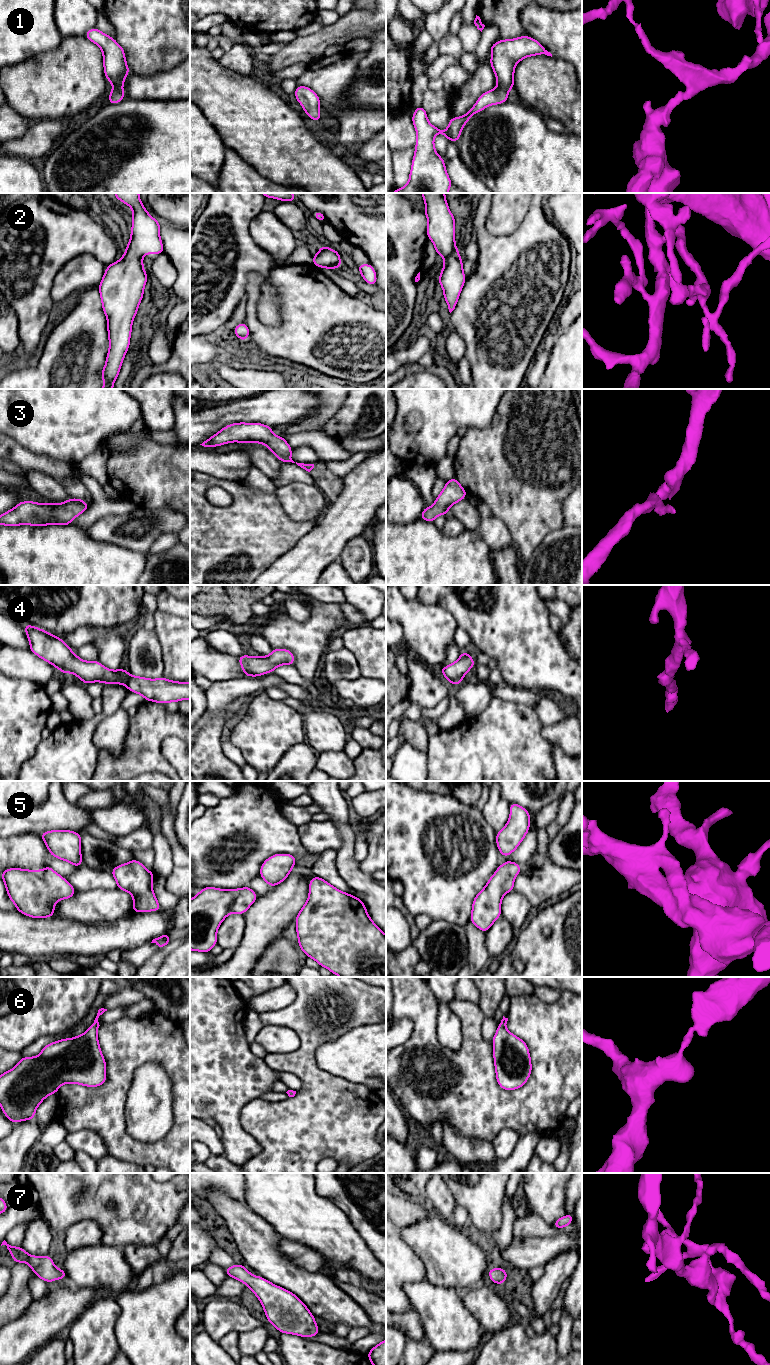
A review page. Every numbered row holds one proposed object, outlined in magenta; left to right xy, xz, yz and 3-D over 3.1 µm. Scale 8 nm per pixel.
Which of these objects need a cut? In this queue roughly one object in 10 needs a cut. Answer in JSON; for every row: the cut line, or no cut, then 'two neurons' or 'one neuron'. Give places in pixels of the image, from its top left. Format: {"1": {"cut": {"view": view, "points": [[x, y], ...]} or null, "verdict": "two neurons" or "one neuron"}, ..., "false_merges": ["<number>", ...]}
{"1": {"cut": null, "verdict": "one neuron"}, "2": {"cut": null, "verdict": "one neuron"}, "3": {"cut": null, "verdict": "one neuron"}, "4": {"cut": null, "verdict": "one neuron"}, "5": {"cut": null, "verdict": "one neuron"}, "6": {"cut": null, "verdict": "one neuron"}, "7": {"cut": null, "verdict": "one neuron"}, "false_merges": []}

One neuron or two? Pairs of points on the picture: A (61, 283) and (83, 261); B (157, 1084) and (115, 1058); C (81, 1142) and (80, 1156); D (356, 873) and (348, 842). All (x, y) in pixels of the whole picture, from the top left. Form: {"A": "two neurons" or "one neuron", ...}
{"A": "one neuron", "B": "two neurons", "C": "two neurons", "D": "one neuron"}

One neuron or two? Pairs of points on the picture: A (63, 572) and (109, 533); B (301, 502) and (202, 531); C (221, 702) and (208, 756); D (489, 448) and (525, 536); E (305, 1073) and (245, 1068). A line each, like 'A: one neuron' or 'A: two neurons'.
A: two neurons
B: two neurons
C: one neuron
D: one neuron
E: two neurons

